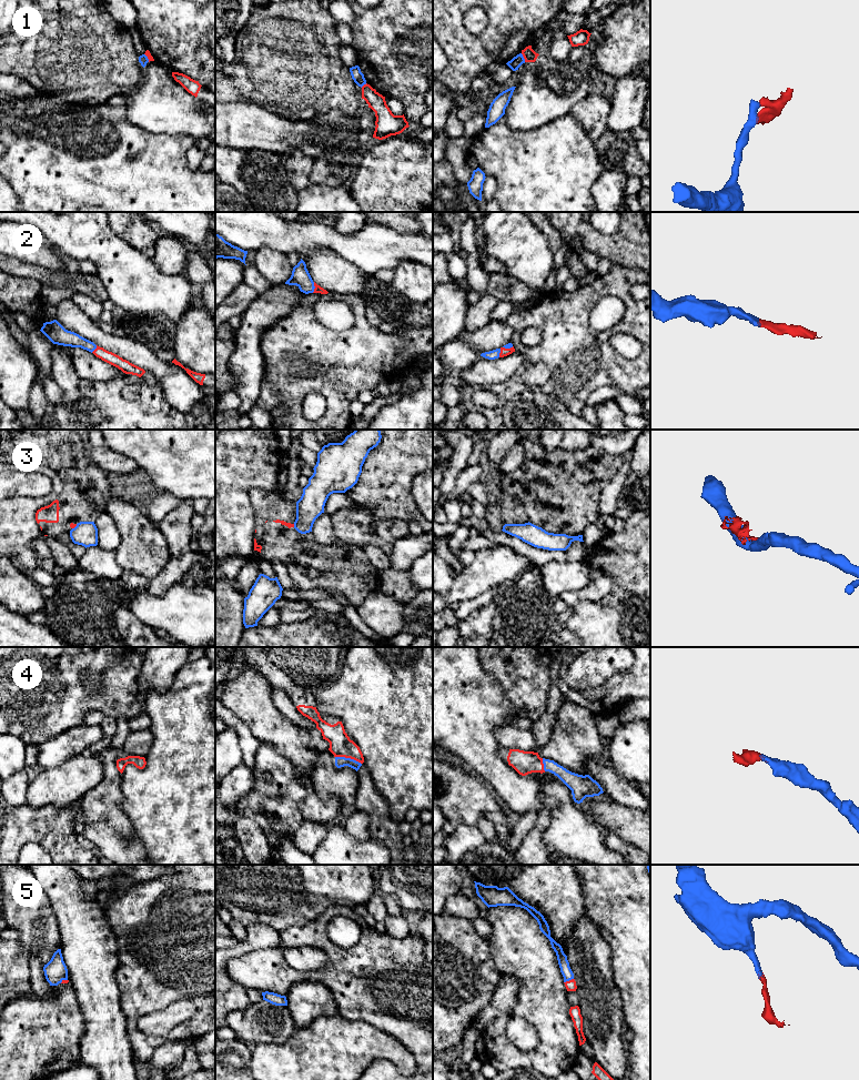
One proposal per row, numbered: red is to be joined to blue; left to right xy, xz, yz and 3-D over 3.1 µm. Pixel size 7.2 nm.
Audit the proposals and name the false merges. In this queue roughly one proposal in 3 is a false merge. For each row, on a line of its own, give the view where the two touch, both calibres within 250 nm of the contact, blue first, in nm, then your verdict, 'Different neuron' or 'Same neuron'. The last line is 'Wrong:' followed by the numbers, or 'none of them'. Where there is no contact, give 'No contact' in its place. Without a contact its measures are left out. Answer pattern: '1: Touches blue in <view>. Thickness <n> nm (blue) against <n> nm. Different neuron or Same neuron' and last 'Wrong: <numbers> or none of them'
1: Touches blue in yz. Thickness 80 nm (blue) against 90 nm. Different neuron
2: Touches blue in xz. Thickness 140 nm (blue) against 50 nm. Same neuron
3: Touches blue in xy. Thickness 180 nm (blue) against 40 nm. Different neuron
4: Touches blue in xz. Thickness 80 nm (blue) against 160 nm. Same neuron
5: Touches blue in yz. Thickness 80 nm (blue) against 80 nm. Same neuron
Wrong: 1, 3

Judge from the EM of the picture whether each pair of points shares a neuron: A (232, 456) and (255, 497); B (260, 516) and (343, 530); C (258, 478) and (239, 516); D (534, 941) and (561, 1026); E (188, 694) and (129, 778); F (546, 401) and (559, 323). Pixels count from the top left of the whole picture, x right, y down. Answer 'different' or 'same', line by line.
A: different
B: different
C: same
D: same
E: same
F: different

